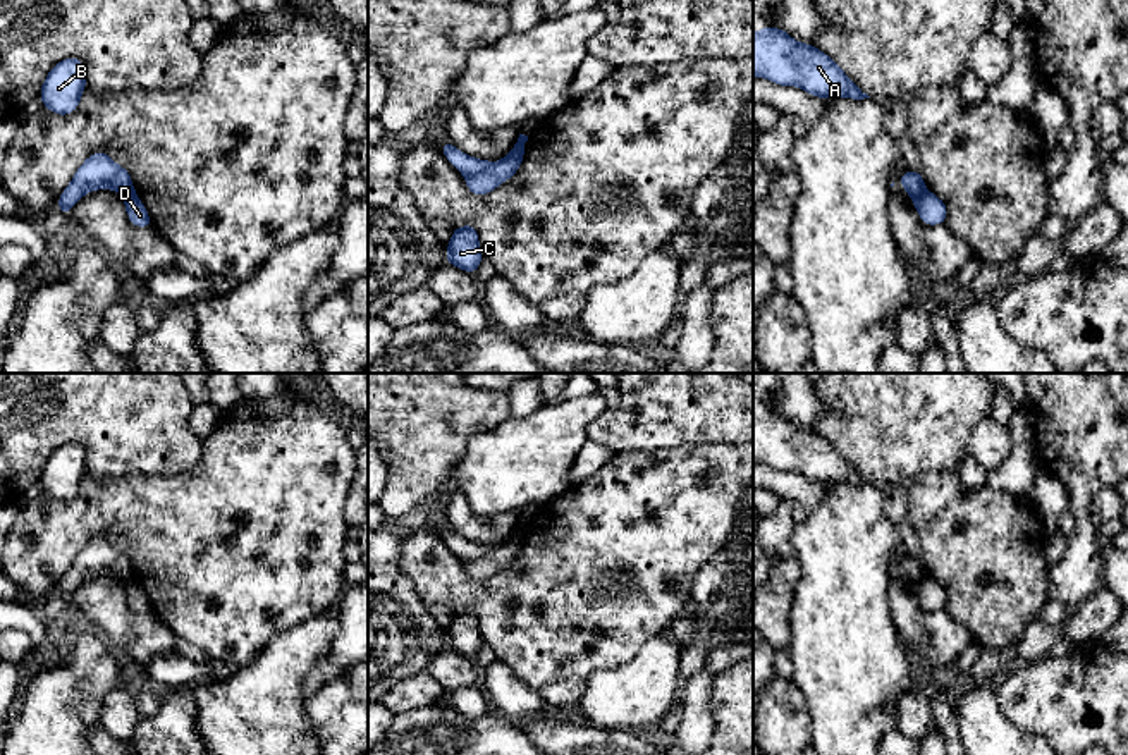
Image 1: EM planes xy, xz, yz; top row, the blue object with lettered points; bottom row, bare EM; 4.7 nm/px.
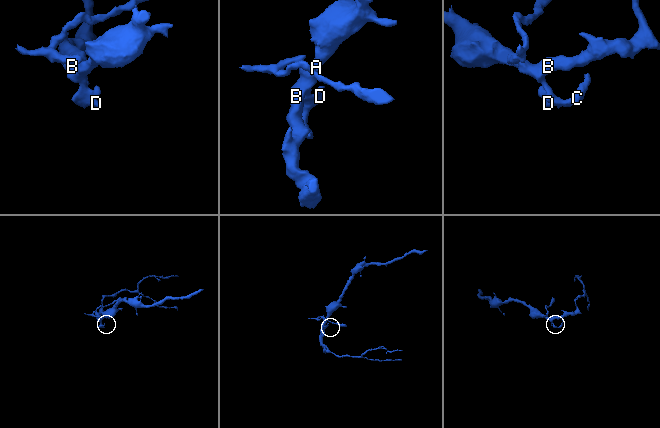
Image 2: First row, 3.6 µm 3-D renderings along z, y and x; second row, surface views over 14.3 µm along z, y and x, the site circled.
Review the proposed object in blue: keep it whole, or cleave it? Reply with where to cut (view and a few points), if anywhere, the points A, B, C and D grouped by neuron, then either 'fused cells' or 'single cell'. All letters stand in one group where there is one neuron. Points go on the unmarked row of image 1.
cut xz (494, 549), (482, 556), (463, 559); groups A B / C D; fused cells

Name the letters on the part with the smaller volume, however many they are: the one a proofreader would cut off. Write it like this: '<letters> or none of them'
C, D

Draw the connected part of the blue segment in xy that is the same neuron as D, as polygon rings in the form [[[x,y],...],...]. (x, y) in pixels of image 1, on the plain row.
[[[122,581],[127,602],[134,612],[153,612],[143,586],[134,581]]]

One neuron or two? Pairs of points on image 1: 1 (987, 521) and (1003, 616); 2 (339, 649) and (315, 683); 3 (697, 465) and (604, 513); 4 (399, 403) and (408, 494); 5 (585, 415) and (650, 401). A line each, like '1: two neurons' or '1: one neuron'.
1: one neuron
2: one neuron
3: one neuron
4: one neuron
5: two neurons

